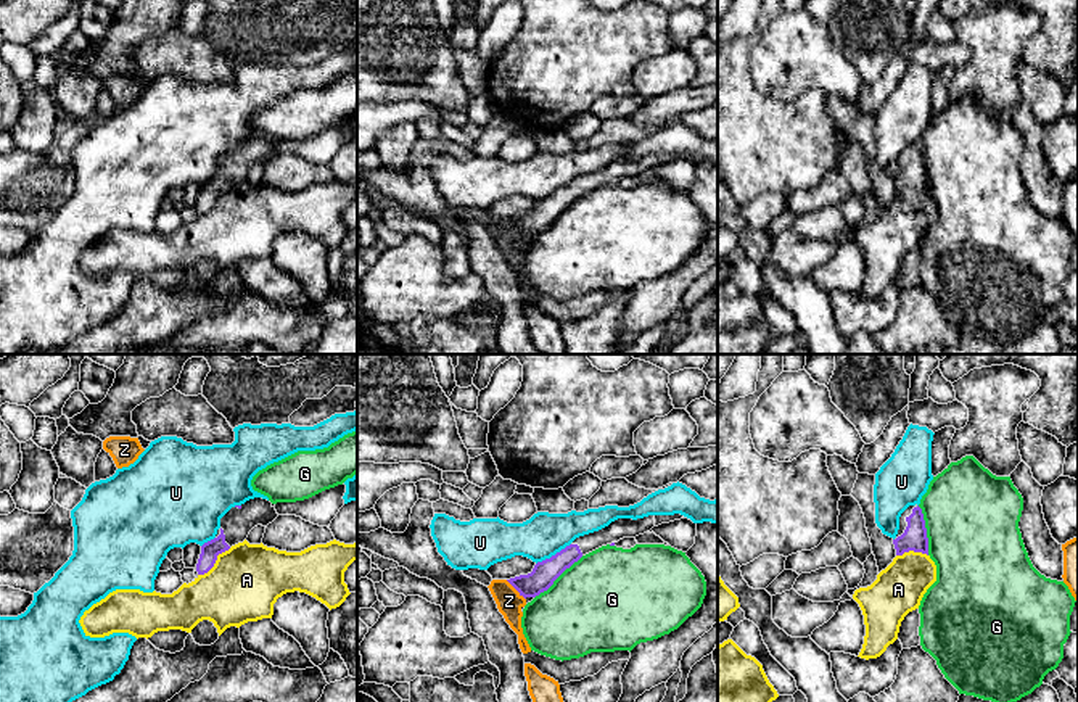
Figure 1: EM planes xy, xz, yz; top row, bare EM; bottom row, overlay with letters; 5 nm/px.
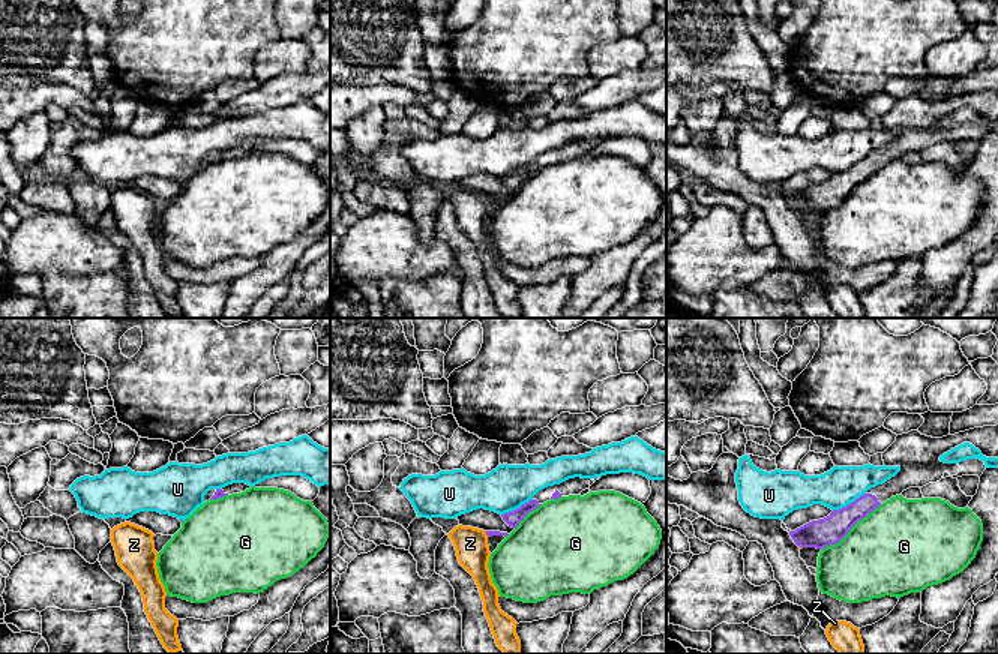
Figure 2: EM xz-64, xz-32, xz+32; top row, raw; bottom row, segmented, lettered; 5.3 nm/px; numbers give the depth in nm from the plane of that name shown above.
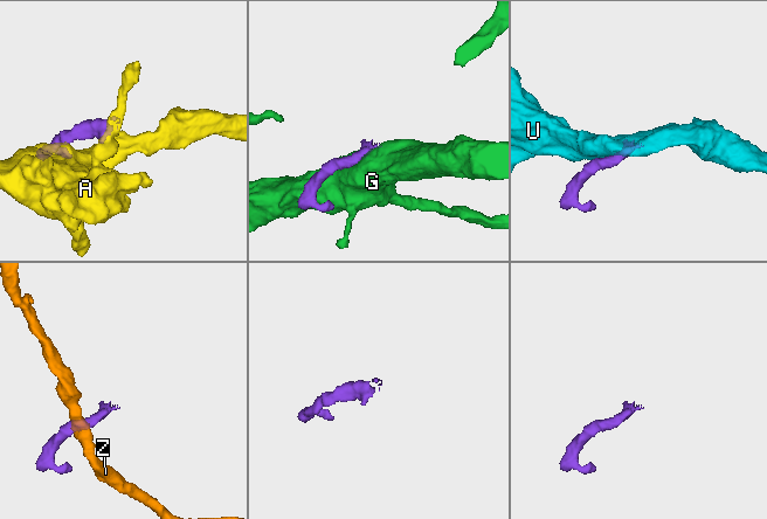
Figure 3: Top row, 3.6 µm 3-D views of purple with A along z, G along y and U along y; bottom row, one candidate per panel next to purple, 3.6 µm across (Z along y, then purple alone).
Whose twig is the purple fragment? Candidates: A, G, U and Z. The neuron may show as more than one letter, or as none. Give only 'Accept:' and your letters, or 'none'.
Accept: none

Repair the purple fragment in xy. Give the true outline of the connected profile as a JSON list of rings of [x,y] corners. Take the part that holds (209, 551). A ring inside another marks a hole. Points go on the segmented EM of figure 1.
[[[254,498],[241,506],[232,507],[220,518],[220,528],[216,538],[201,546],[196,564],[198,575],[208,573],[214,567],[217,555],[243,543],[254,526],[262,525],[267,528],[277,517],[278,514],[272,502],[262,498]]]

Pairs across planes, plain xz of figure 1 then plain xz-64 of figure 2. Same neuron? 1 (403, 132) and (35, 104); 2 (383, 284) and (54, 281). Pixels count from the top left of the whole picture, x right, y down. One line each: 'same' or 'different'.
1: different
2: different

